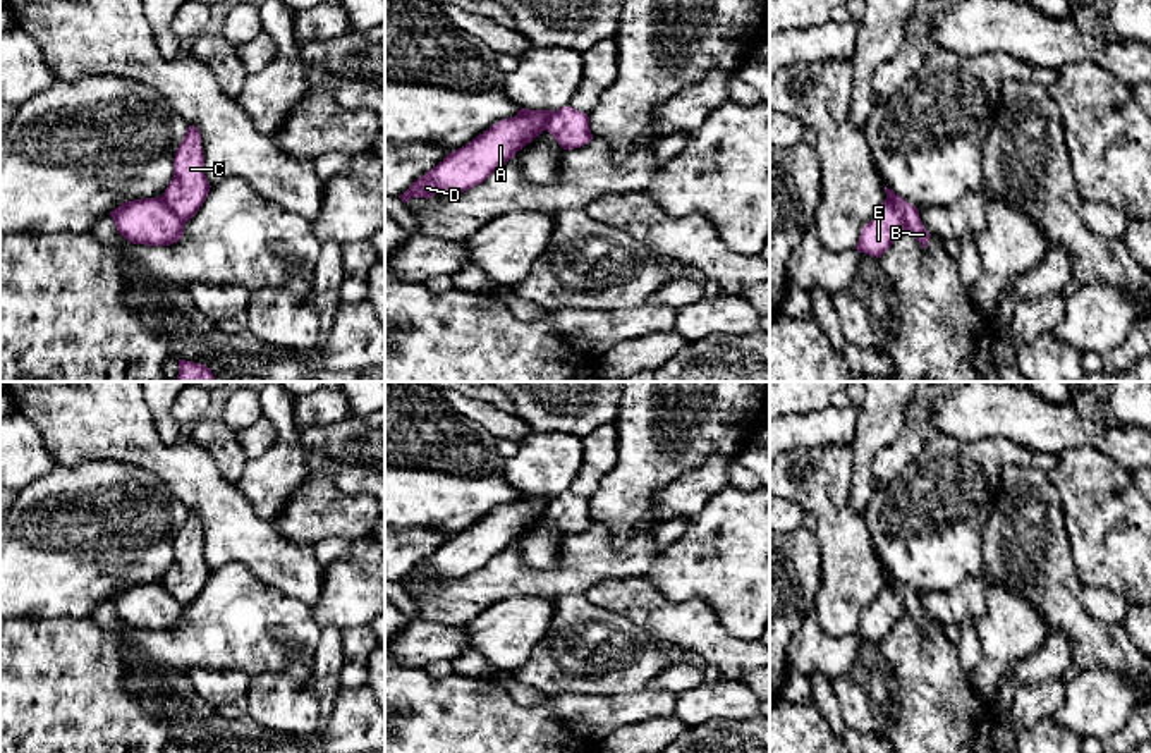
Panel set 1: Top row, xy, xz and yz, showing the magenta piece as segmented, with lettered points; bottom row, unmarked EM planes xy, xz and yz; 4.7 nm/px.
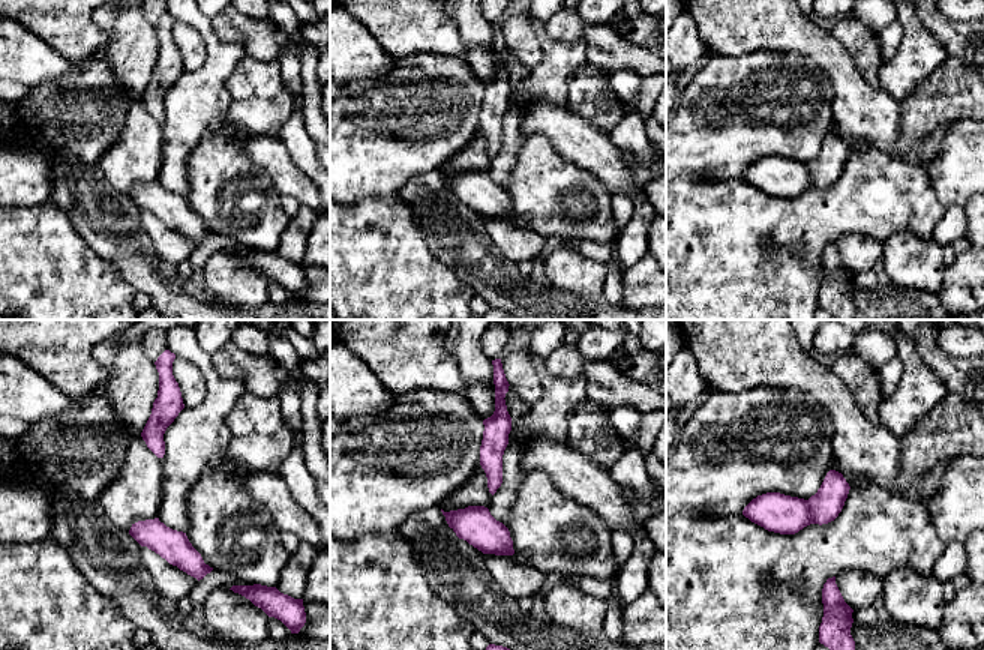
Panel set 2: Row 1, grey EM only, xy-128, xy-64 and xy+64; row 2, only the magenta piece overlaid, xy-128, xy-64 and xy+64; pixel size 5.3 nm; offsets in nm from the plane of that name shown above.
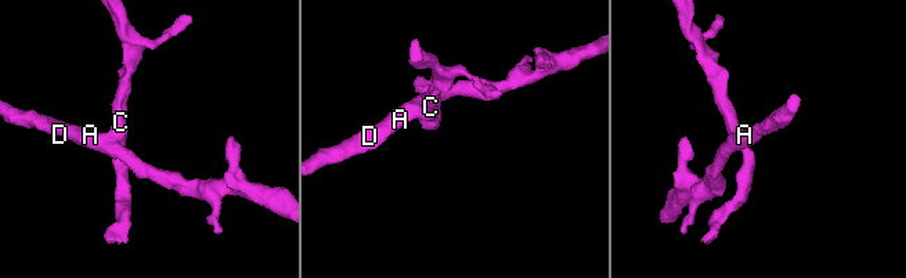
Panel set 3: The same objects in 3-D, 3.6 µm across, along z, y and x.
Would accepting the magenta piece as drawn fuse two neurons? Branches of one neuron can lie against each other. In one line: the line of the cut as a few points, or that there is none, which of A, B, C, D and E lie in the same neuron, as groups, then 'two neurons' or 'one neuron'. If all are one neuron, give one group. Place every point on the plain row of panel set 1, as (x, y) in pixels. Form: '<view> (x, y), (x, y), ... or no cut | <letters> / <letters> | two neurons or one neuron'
yz (885, 585), (902, 599), (906, 614) | A D E / B C | two neurons

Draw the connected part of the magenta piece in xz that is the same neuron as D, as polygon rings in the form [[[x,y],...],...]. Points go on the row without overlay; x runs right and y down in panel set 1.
[[[521,493],[515,502],[493,509],[466,531],[448,538],[399,583],[407,588],[411,583],[457,579],[483,569],[519,535],[546,516],[551,499],[551,495]]]

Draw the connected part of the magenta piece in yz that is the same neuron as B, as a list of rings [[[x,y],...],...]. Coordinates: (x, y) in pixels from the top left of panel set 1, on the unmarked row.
[[[885,571],[886,586],[897,591],[905,602],[905,615],[912,617],[923,633],[928,633],[929,617],[924,614],[919,595]]]

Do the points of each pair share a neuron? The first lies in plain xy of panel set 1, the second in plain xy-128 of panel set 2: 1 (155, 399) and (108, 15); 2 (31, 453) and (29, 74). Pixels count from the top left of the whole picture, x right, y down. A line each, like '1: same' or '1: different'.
1: same
2: same

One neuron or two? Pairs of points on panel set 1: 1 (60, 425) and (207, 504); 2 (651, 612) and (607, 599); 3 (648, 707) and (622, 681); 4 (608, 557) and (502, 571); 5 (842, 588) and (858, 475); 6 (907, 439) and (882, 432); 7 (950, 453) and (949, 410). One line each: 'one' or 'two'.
1: one
2: one
3: two
4: one
5: two
6: two
7: two

